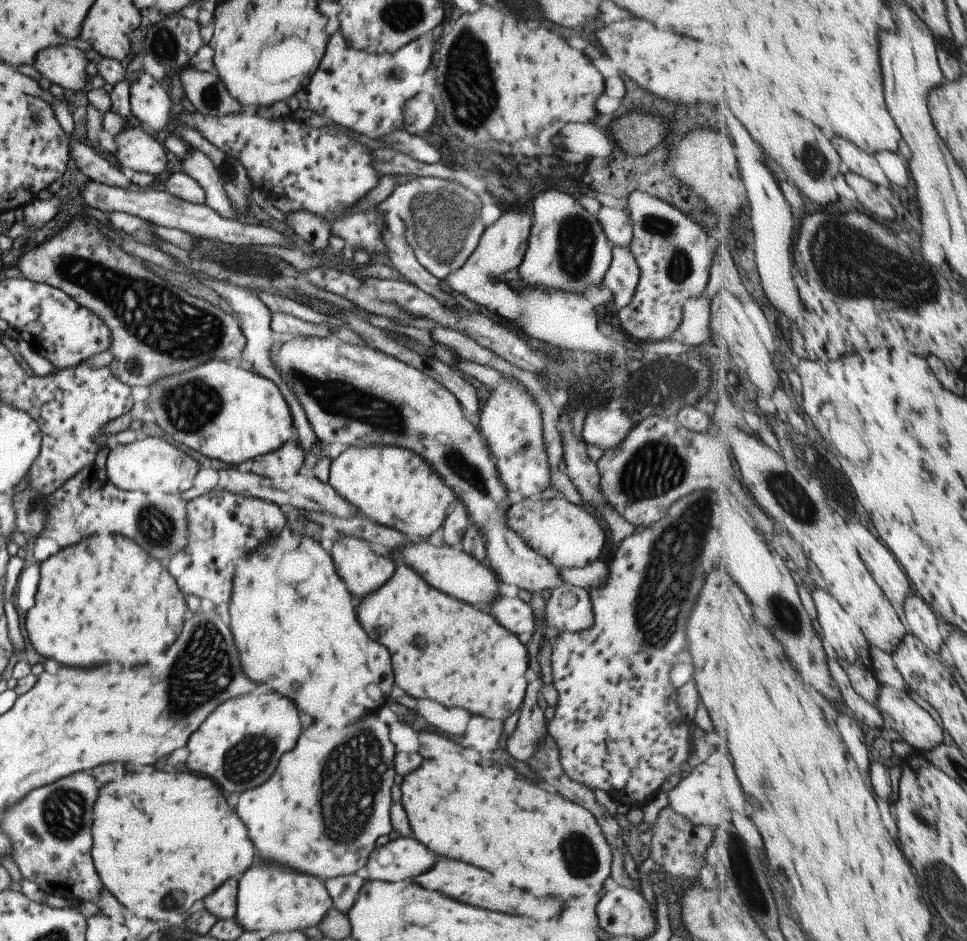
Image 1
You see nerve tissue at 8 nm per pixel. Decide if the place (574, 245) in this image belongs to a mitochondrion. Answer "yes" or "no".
yes

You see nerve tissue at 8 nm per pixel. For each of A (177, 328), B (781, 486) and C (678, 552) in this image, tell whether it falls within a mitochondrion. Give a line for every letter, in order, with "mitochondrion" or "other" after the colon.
A: mitochondrion
B: mitochondrion
C: mitochondrion

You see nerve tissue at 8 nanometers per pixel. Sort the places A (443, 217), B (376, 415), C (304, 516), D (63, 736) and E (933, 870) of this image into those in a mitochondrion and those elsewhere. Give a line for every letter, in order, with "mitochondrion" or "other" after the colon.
A: mitochondrion
B: mitochondrion
C: other
D: other
E: mitochondrion

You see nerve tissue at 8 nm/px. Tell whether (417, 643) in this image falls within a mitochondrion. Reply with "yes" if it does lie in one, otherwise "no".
no

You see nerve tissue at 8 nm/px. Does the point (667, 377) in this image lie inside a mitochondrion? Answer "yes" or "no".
yes

